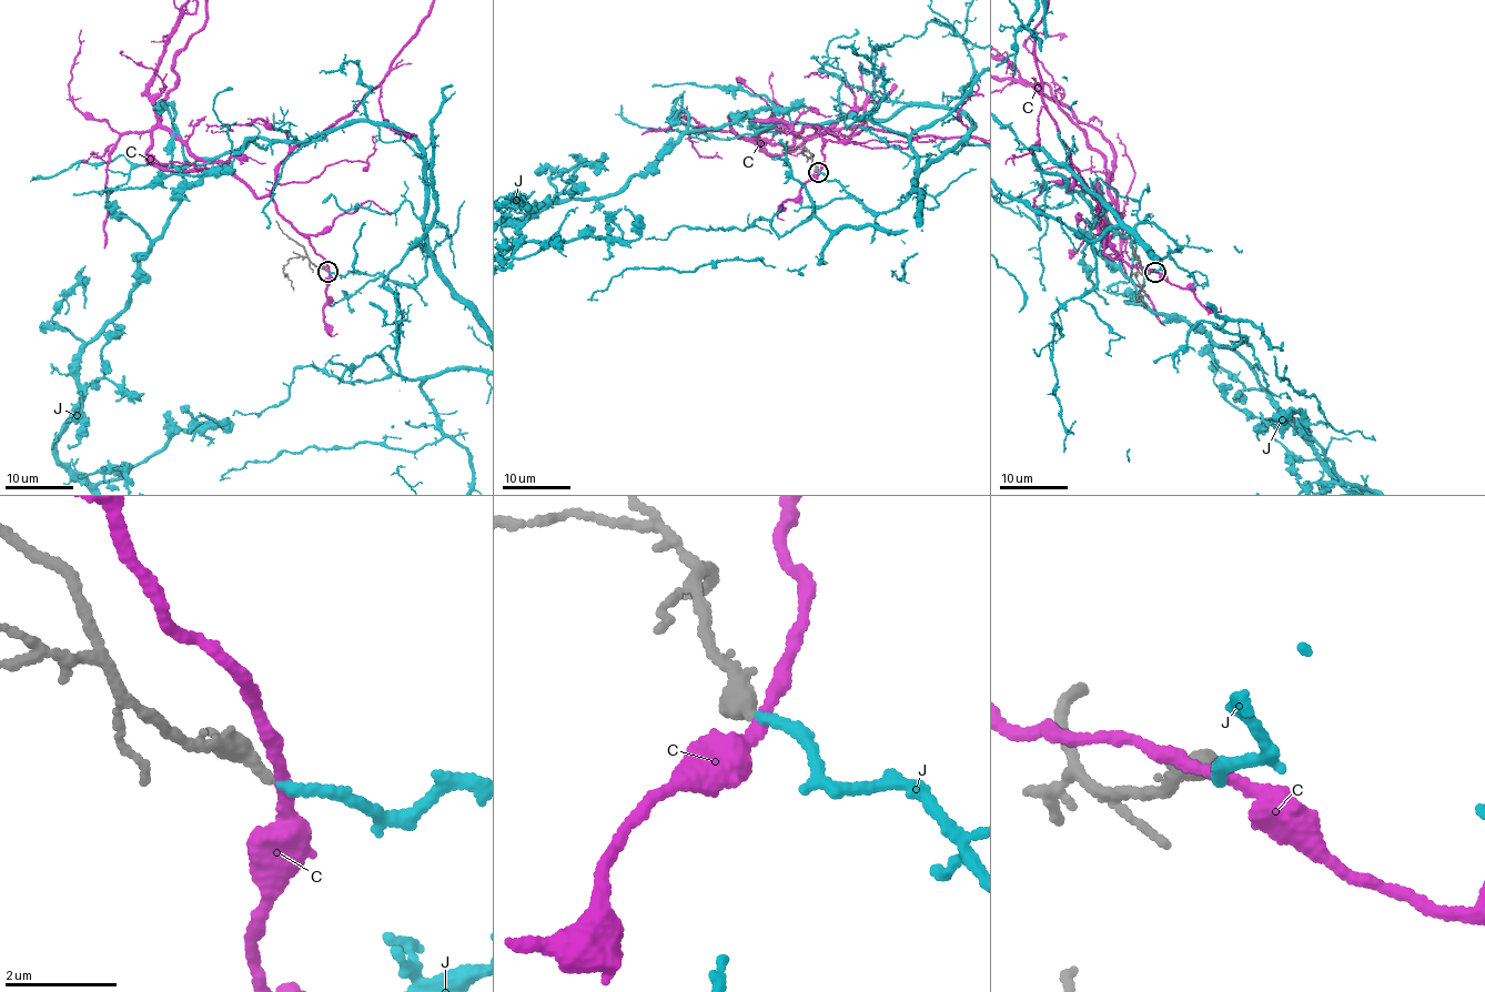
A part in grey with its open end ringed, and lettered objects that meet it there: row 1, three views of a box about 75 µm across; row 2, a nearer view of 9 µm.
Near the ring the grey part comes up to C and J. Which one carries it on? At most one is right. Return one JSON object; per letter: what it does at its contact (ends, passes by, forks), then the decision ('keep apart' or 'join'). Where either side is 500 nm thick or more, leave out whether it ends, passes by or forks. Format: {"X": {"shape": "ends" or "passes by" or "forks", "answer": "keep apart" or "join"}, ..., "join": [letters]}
{"C": {"shape": "passes by", "answer": "keep apart"}, "J": {"shape": "ends", "answer": "join"}, "join": ["J"]}

